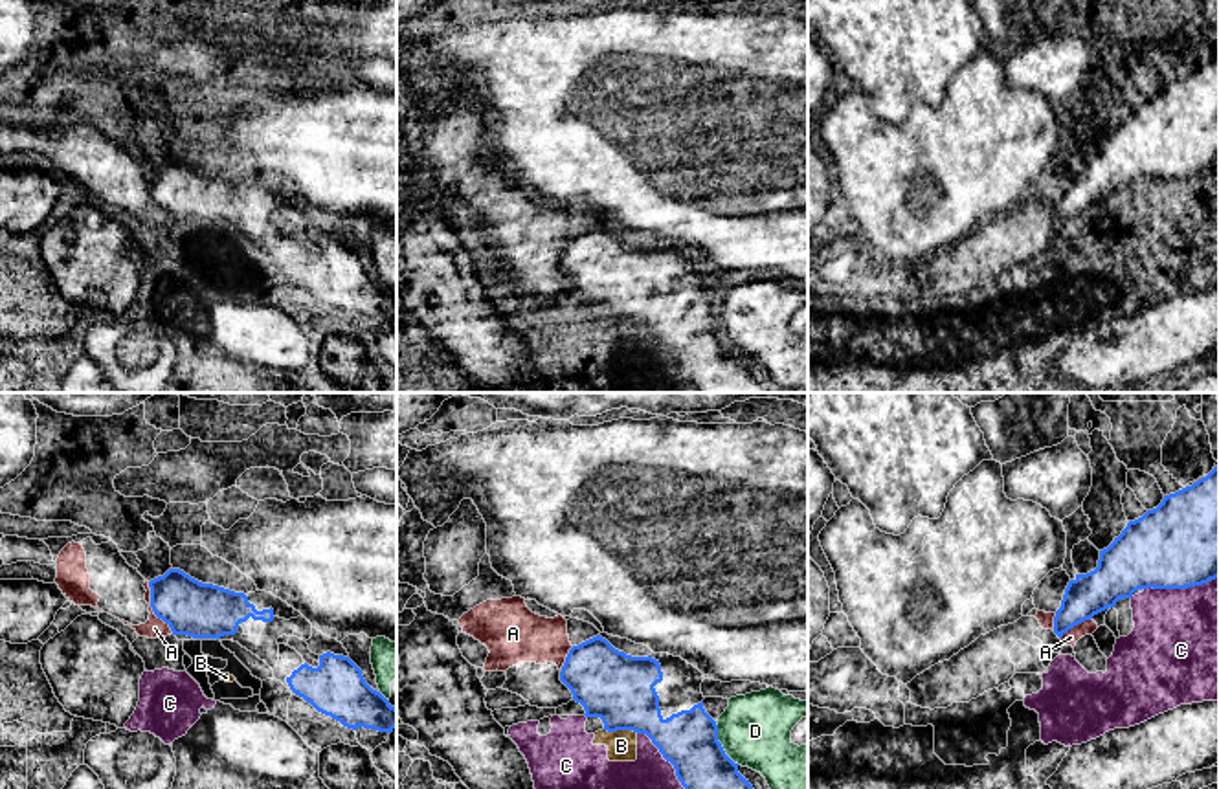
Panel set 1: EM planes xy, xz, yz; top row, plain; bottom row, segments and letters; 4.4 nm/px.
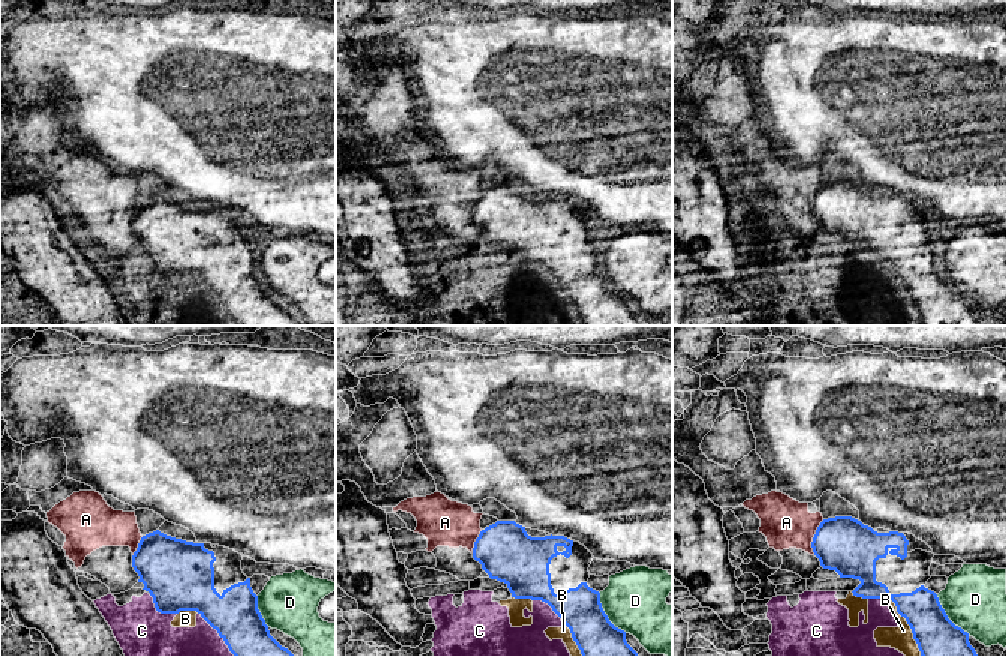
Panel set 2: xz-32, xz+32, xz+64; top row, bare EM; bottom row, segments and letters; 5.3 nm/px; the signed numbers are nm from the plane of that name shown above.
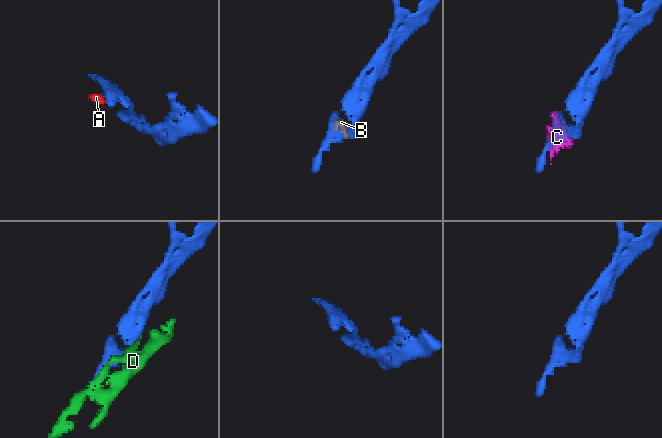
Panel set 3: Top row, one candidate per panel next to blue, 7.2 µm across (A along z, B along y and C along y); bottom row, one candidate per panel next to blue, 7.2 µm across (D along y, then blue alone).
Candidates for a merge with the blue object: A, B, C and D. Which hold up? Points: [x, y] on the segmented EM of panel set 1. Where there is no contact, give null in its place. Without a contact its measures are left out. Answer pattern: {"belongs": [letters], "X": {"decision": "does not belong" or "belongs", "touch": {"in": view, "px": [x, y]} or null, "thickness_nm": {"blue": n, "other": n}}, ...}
{"belongs": [], "A": {"decision": "does not belong", "touch": {"in": "xy", "px": [151, 606]}, "thickness_nm": {"blue": 240, "other": 90}}, "B": {"decision": "does not belong", "touch": {"in": "xz", "px": [621, 729]}, "thickness_nm": {"blue": 300, "other": 130}}, "C": {"decision": "does not belong", "touch": {"in": "yz", "px": [1181, 588]}, "thickness_nm": {"blue": 420, "other": 500}}, "D": {"decision": "does not belong", "touch": {"in": "xz", "px": [720, 744]}, "thickness_nm": {"blue": 260, "other": 320}}}

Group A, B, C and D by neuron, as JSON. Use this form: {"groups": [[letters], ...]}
{"groups": [["A"], ["B"], ["C"], ["D"]]}

